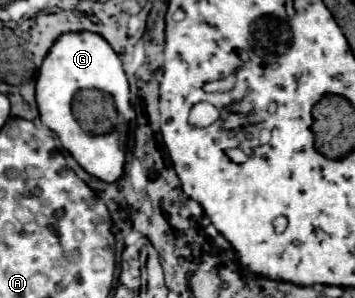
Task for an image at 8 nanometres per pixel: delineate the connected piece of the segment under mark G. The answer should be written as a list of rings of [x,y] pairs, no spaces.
[[[83,31],[79,35],[63,35],[63,39],[57,39],[51,51],[47,53],[39,77],[35,83],[35,96],[39,105],[39,115],[41,121],[57,133],[61,145],[65,151],[71,153],[71,157],[93,177],[105,181],[105,183],[115,183],[123,175],[123,165],[125,165],[125,149],[121,145],[121,127],[114,130],[111,135],[100,135],[95,139],[95,135],[83,135],[79,131],[79,123],[75,123],[71,115],[71,99],[77,91],[81,89],[99,89],[103,93],[109,93],[115,99],[115,107],[121,117],[121,125],[129,123],[135,117],[135,111],[129,101],[129,83],[121,65],[121,59],[115,55],[111,45],[95,33]]]

